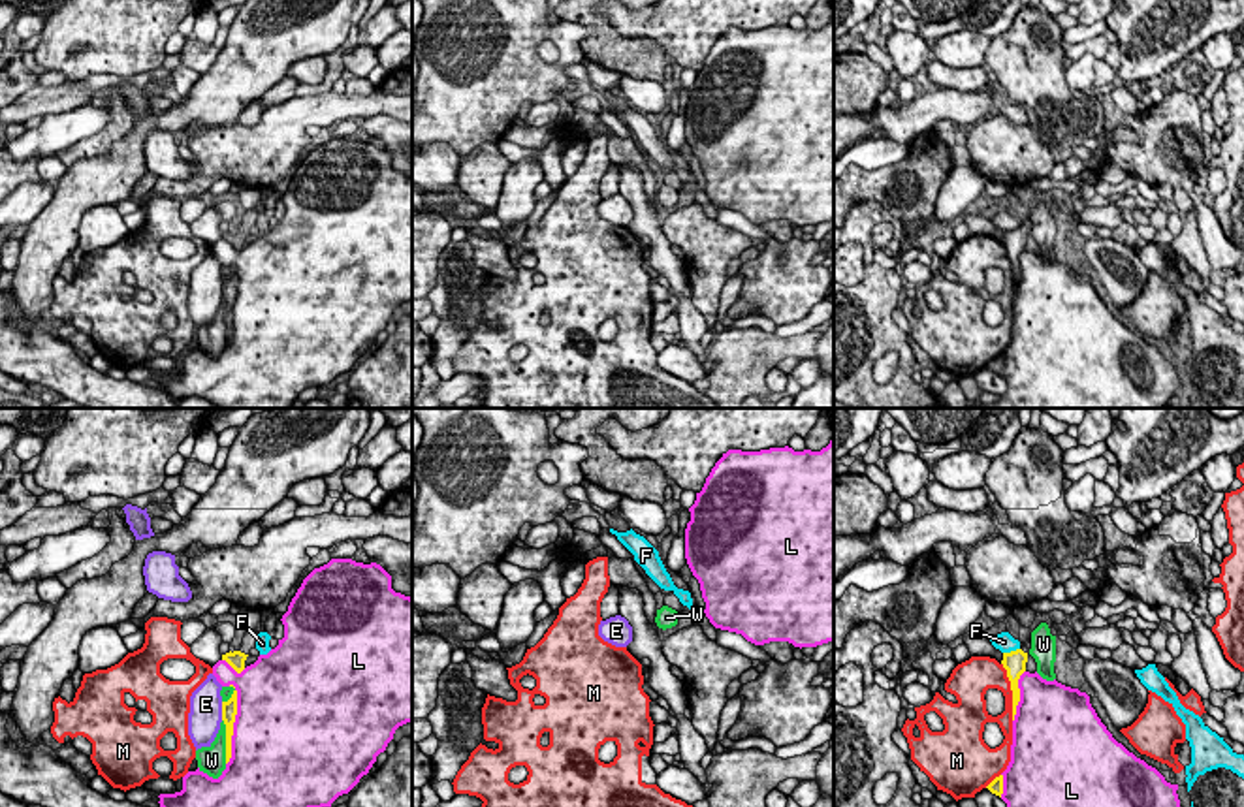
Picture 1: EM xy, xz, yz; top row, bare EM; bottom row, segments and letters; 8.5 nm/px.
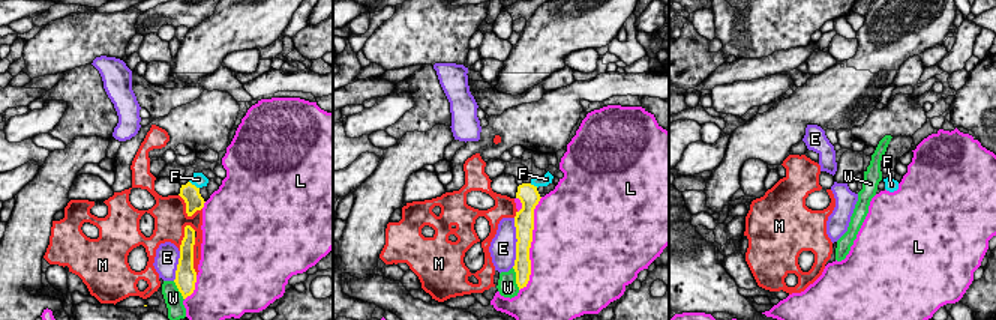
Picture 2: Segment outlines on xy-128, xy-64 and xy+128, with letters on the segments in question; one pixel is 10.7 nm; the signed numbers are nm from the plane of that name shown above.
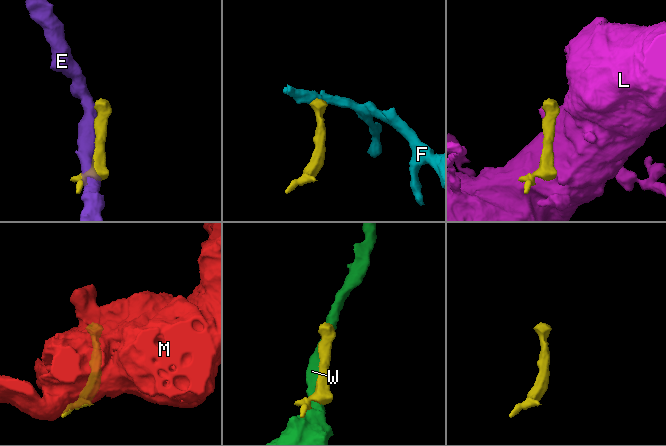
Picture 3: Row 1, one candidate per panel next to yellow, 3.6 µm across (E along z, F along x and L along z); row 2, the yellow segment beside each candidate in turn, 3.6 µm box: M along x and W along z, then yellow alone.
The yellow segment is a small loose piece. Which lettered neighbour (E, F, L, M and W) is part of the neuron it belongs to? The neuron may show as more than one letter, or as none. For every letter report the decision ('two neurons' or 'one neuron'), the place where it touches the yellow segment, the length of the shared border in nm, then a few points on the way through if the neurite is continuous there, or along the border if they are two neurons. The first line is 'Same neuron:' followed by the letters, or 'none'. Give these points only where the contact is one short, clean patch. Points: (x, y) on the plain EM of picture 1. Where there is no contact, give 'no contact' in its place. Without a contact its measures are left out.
Same neuron: none
E: two neurons | xy (223, 290) | 160 nm
F: two neurons | yz (1011, 230) | 150 nm | along yz (1019, 226), (1004, 232)
L: two neurons | xy (232, 303) | 700 nm
M: two neurons | yz (1011, 268) | 500 nm
W: two neurons | xy (226, 320) | 380 nm

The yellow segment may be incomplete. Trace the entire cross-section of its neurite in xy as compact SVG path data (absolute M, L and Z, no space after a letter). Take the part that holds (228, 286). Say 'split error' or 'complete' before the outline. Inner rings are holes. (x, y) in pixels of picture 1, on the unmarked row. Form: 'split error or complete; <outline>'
complete; M233 269L228 280L222 280L222 299L226 303L226 342L231 337L231 314L233 314L235 293L237 293L237 269Z

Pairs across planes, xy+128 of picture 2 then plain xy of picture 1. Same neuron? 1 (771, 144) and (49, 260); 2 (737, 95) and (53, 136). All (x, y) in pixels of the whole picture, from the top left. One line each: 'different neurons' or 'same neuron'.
1: same neuron
2: same neuron

